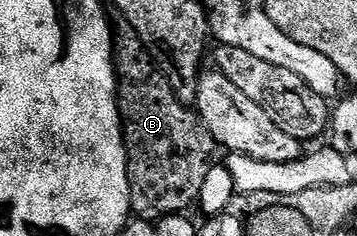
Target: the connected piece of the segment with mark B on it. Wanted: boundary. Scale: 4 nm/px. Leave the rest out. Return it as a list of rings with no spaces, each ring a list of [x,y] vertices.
[[[120,16],[114,17],[111,25],[113,67],[117,70],[117,107],[125,132],[125,153],[129,156],[129,209],[136,217],[146,220],[188,211],[188,206],[200,199],[203,180],[207,180],[207,172],[211,172],[215,164],[213,153],[218,153],[218,144],[211,132],[207,132],[196,109],[181,103],[165,74],[158,70],[151,52],[147,52],[143,40],[139,40],[139,32]]]

